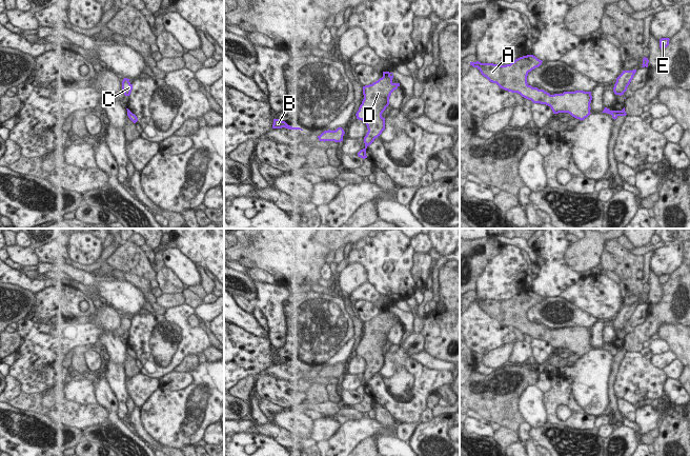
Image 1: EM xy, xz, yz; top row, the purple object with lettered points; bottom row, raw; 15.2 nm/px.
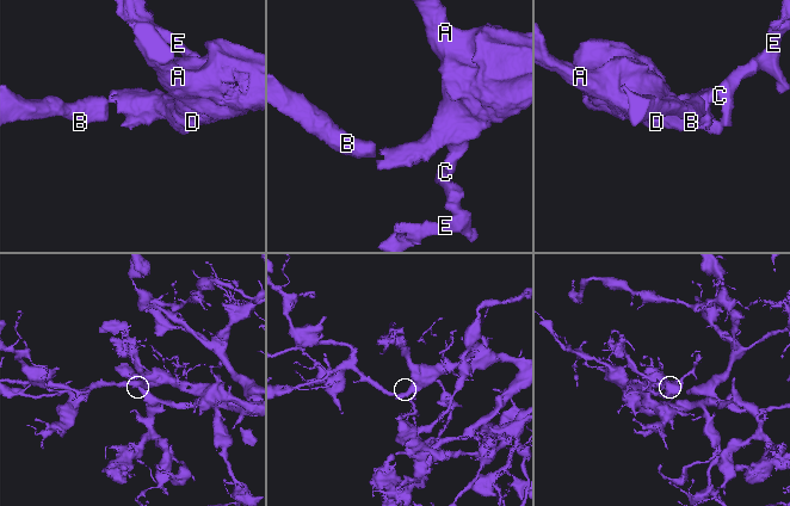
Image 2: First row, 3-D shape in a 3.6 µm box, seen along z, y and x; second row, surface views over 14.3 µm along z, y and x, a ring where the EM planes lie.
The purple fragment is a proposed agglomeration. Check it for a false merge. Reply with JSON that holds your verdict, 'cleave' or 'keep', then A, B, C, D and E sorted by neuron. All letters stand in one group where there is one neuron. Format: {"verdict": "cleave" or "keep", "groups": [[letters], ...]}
{"verdict": "cleave", "groups": [["A", "B", "D"], ["C", "E"]]}

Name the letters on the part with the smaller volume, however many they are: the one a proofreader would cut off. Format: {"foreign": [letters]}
{"foreign": ["C", "E"]}

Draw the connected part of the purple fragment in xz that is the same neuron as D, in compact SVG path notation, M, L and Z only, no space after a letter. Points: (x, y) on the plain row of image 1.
M383 308L383 313L372 320L363 322L364 335L356 352L366 359L368 368L364 373L365 384L385 365L383 348L389 341L391 329L400 322L392 318L393 310Z

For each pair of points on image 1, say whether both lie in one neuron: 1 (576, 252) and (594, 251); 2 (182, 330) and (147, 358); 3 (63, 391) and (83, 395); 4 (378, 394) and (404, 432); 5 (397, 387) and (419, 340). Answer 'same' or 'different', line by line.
1: same
2: same
3: same
4: different
5: different

